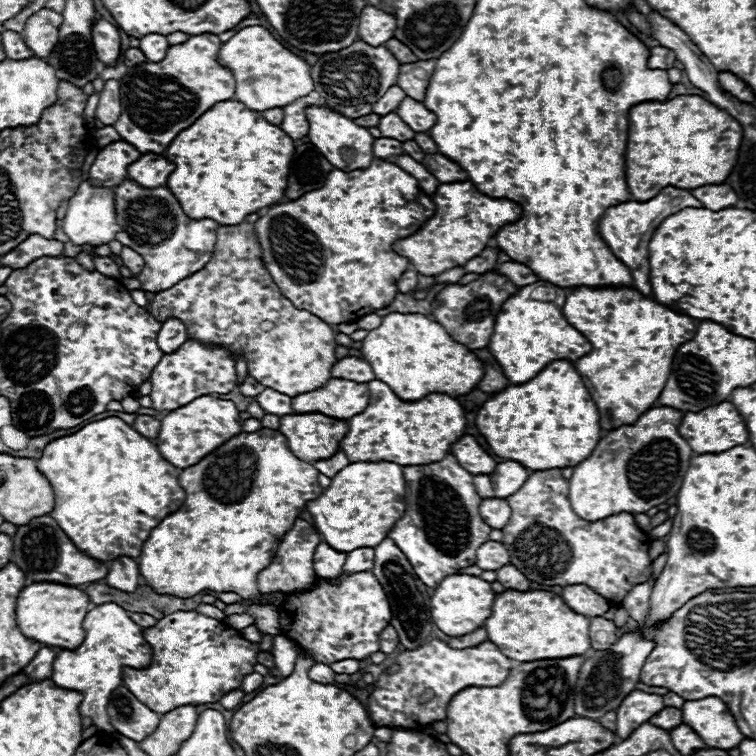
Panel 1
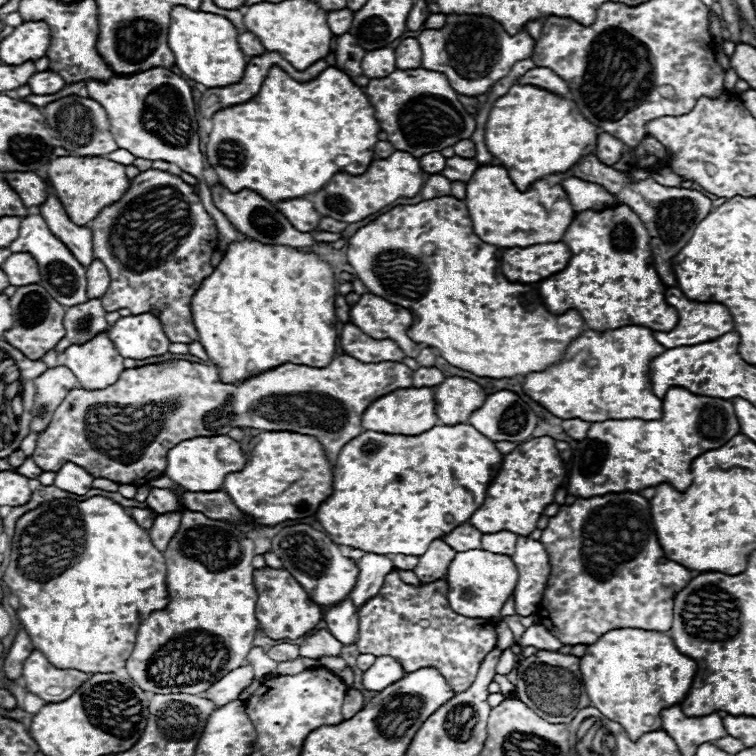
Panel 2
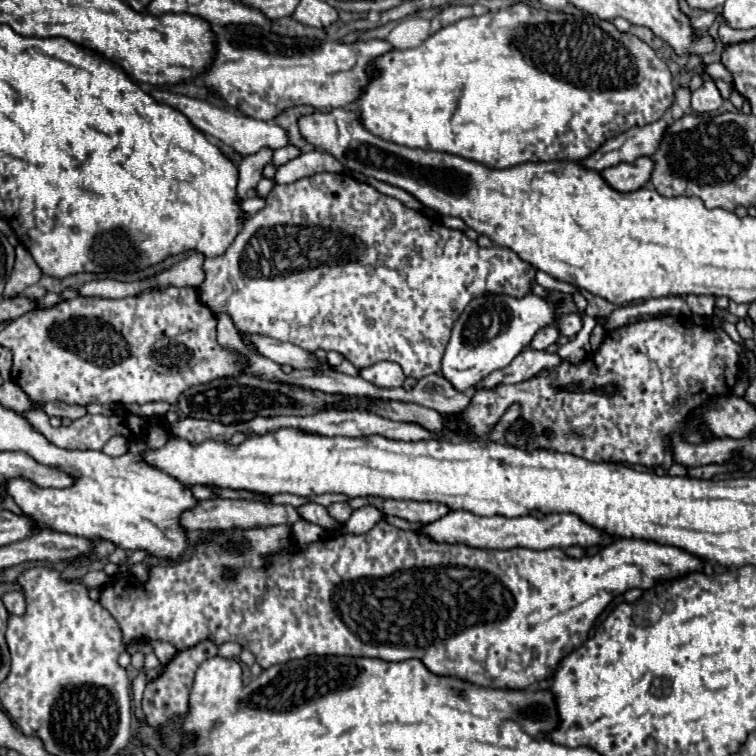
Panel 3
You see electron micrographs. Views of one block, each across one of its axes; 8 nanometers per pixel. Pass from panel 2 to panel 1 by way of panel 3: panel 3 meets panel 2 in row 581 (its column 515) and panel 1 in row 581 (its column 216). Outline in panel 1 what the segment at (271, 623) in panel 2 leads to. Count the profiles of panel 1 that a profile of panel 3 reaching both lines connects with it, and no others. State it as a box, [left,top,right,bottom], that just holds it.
[258,518,322,594]

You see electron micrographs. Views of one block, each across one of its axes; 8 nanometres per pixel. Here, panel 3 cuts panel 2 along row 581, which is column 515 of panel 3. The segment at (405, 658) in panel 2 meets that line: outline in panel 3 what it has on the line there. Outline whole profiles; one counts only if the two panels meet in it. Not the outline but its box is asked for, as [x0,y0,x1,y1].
[462,316,740,470]

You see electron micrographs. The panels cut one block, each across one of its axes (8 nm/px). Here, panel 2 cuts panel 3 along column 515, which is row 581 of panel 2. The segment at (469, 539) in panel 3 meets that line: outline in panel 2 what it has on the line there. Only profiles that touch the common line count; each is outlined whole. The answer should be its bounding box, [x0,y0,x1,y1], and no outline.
[512,536,550,616]

